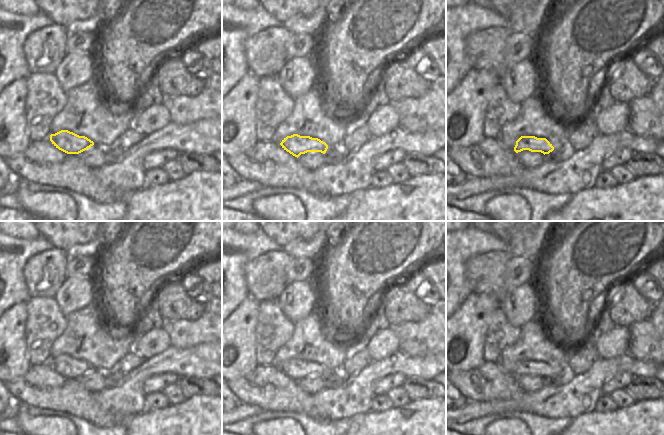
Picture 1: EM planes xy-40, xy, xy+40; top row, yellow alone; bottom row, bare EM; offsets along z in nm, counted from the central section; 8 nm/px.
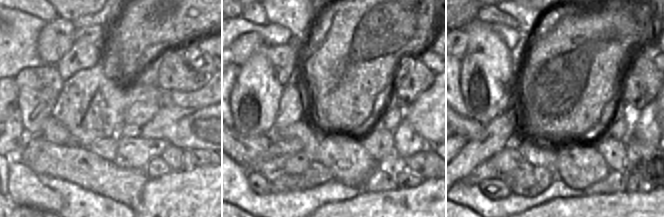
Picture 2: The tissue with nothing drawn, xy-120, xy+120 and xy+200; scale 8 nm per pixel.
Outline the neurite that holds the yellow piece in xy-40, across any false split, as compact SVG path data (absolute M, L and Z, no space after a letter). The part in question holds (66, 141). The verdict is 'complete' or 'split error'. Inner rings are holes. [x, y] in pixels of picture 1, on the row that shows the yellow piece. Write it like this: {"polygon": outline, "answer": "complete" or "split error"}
{"polygon": "M125 122L110 131L107 138L95 138L93 141L85 136L79 136L68 130L61 130L50 135L50 141L59 150L67 154L79 154L94 144L97 146L116 146L116 143L121 134L126 132L130 127L129 122Z", "answer": "split error"}

